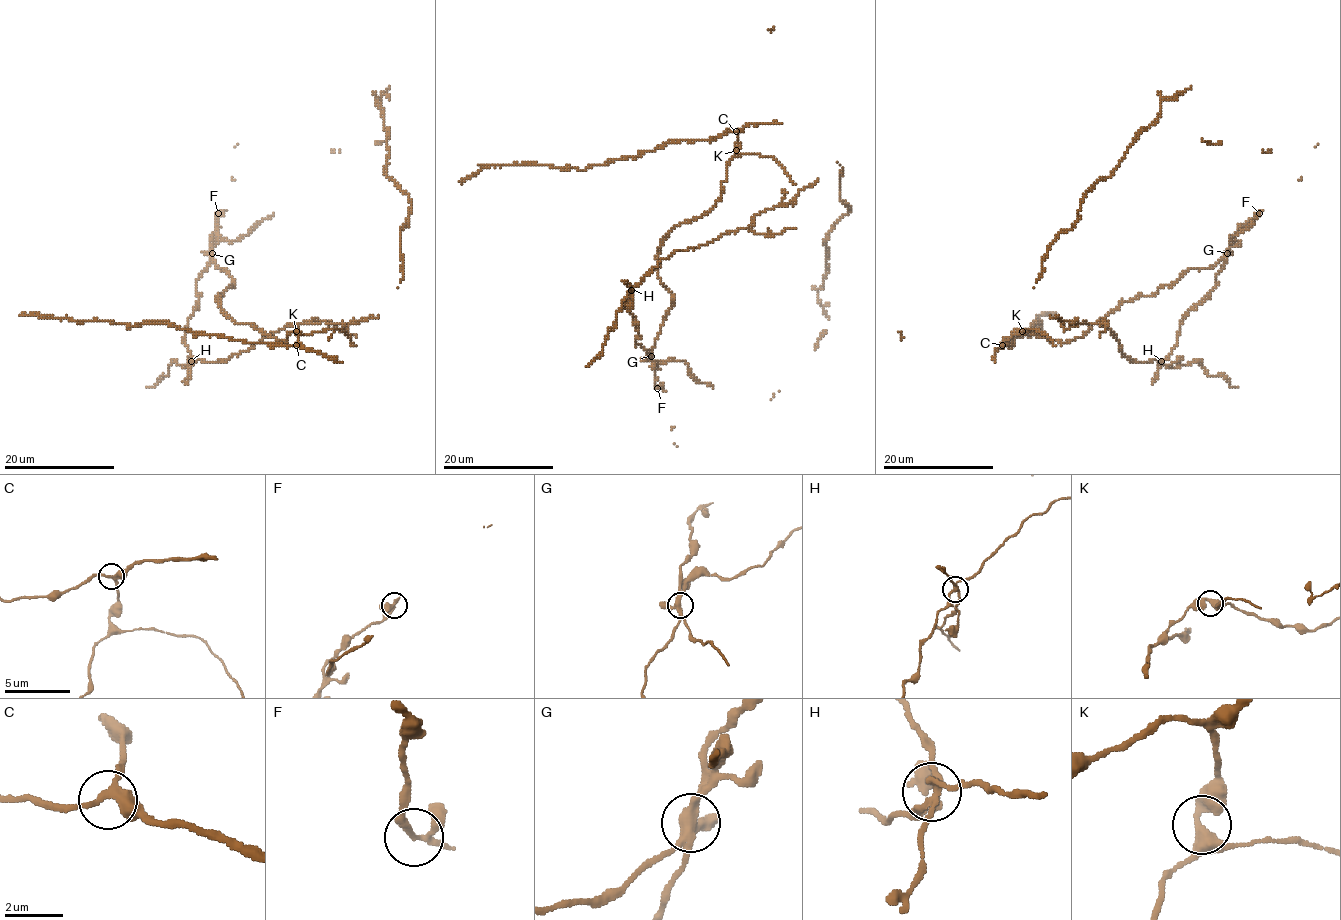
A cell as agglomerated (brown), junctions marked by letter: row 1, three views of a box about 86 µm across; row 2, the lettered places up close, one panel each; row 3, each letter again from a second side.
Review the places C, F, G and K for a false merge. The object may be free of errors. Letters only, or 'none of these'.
G

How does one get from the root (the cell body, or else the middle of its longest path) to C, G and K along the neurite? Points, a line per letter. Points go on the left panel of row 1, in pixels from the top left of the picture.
C: (187, 321), (212, 258), (234, 283), (217, 297), (220, 308), (281, 342), (295, 330), (296, 345)
G: (187, 321), (198, 303), (197, 279), (208, 266), (212, 252)
K: (187, 321), (198, 303), (197, 279), (212, 258), (234, 283), (217, 297), (234, 321), (281, 342), (296, 331)

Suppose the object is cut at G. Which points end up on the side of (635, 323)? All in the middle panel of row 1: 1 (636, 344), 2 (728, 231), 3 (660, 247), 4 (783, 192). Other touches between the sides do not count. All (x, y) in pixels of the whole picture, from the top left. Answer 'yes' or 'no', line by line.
1: yes
2: yes
3: no
4: yes

